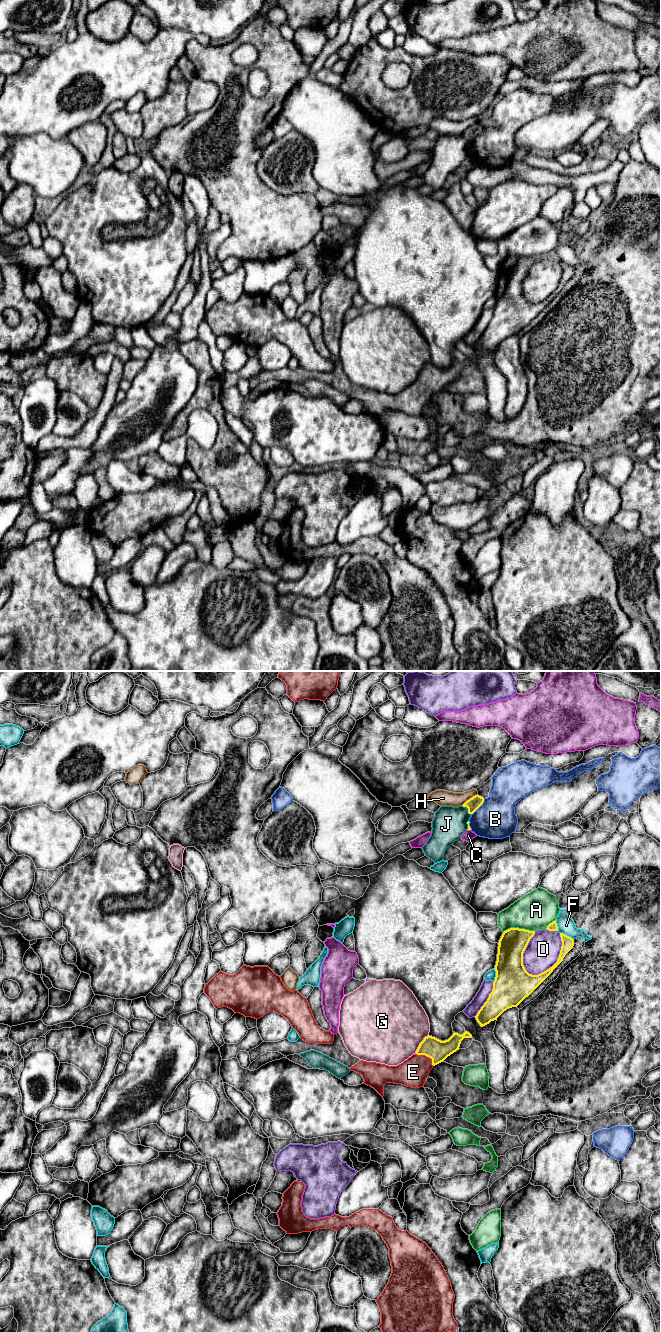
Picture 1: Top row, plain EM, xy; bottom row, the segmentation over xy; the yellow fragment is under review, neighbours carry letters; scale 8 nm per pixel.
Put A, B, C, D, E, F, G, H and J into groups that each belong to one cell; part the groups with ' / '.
A / B / C / D / E / F / G / H / J

